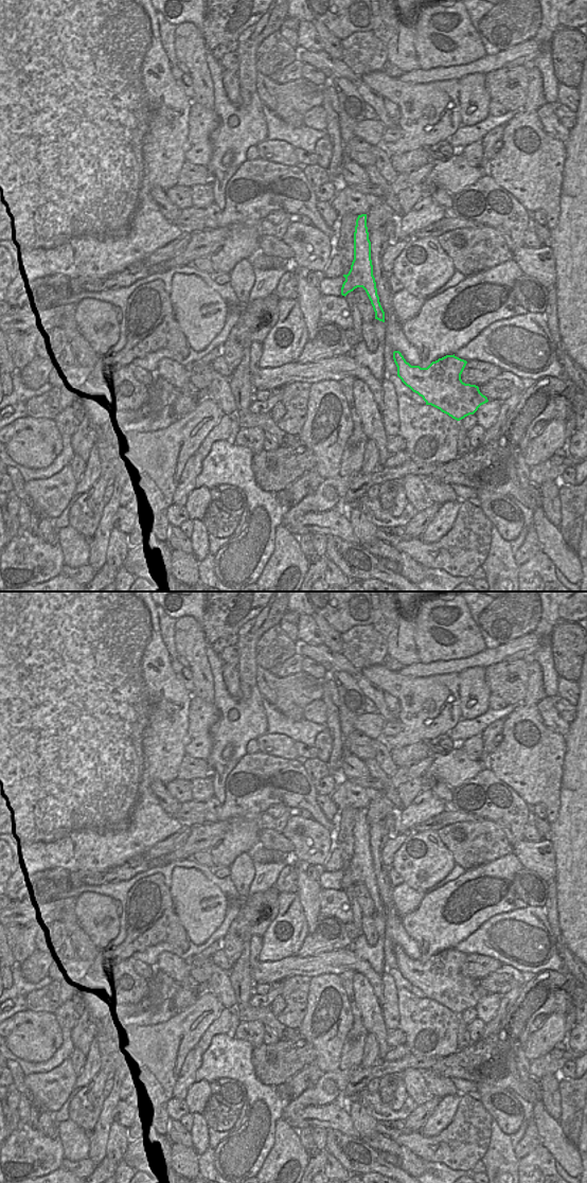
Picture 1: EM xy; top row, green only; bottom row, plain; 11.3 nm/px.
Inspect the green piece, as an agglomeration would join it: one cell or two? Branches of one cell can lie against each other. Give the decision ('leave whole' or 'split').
leave whole

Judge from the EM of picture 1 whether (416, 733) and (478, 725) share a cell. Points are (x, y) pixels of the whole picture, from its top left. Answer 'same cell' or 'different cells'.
different cells

